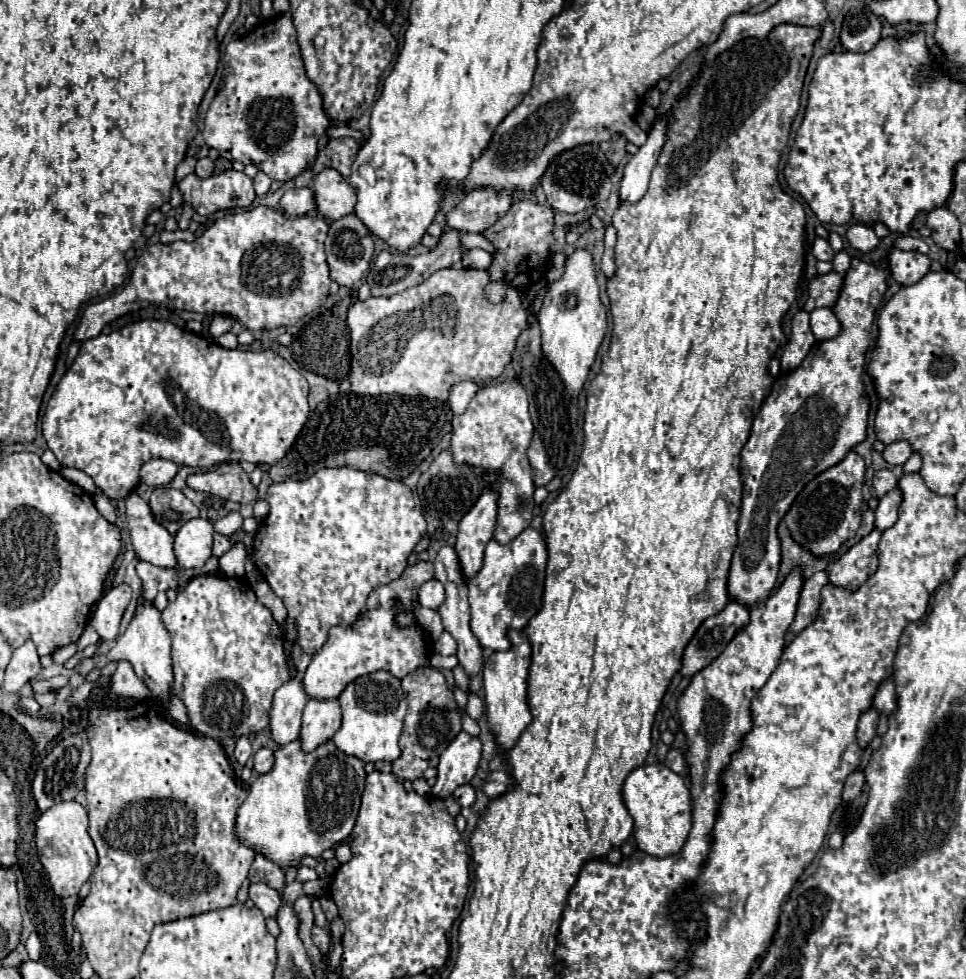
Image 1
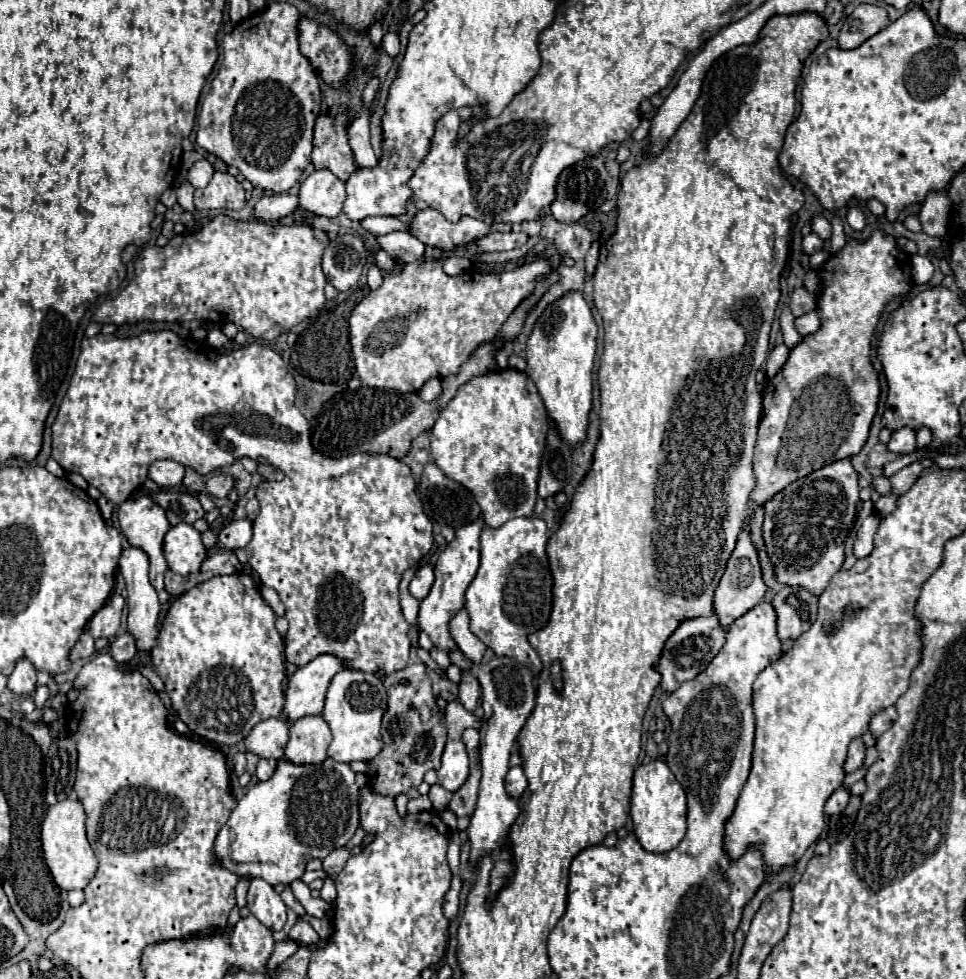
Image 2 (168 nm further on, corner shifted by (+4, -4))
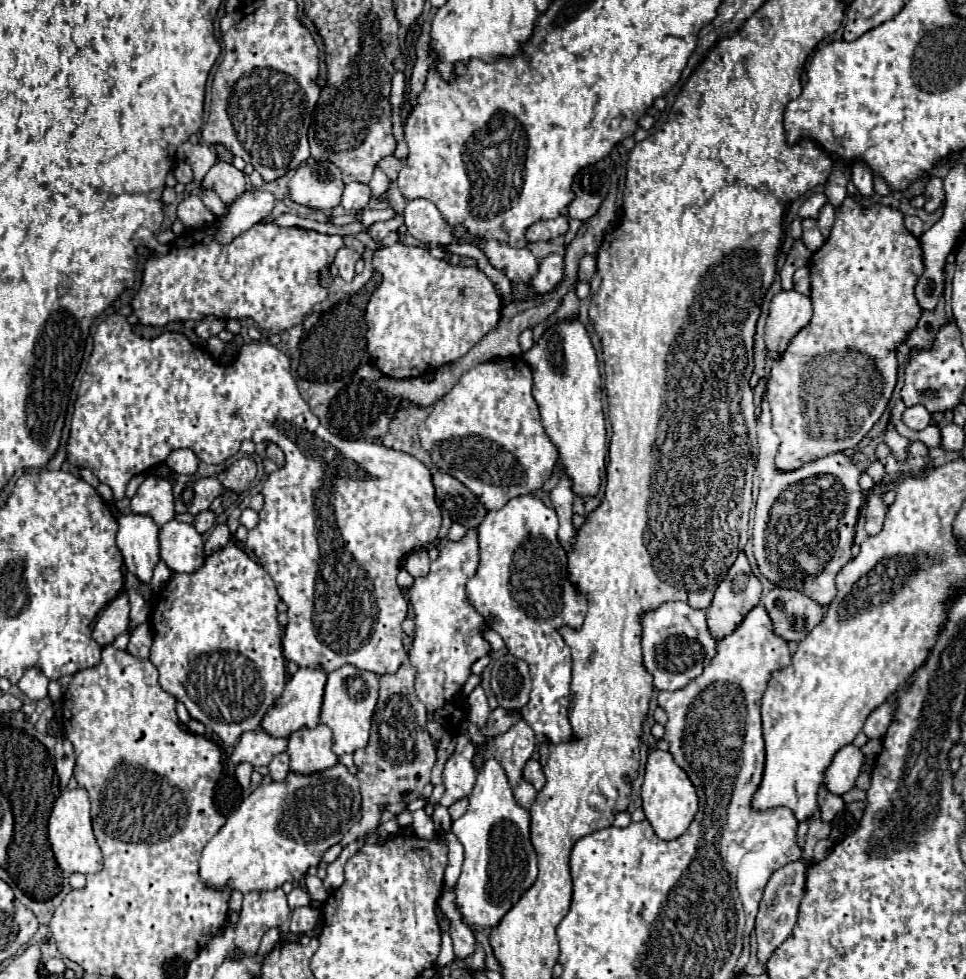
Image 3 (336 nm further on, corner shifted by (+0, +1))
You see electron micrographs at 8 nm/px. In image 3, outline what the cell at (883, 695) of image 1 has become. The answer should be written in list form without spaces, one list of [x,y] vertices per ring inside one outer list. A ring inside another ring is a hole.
[[[885,701],[881,707],[877,707],[869,719],[865,721],[865,727],[863,727],[863,733],[869,737],[869,739],[883,739],[883,735],[887,733],[887,727],[891,723],[891,717],[893,717],[893,701]]]

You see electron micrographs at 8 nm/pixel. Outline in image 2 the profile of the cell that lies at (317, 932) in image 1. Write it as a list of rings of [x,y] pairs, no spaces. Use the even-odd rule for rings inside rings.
[[[299,918],[295,922],[295,926],[289,930],[289,938],[295,940],[297,944],[301,944],[301,946],[313,946],[319,940],[317,932],[311,928],[311,924],[305,918]]]

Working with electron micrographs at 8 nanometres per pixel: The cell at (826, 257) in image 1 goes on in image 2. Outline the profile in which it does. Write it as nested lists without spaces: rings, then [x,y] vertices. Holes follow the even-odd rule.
[[[807,234],[805,238],[803,238],[803,252],[805,254],[815,254],[815,252],[819,252],[823,248],[823,240],[817,236],[817,234]]]

